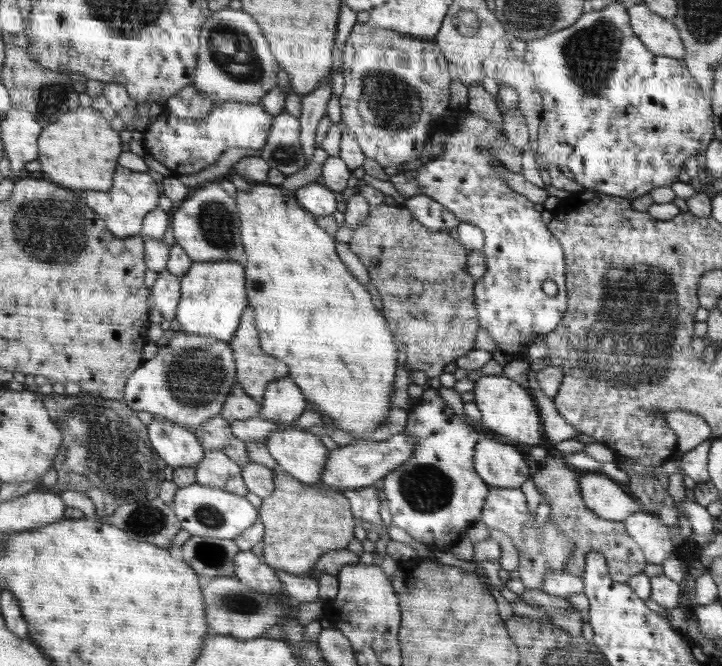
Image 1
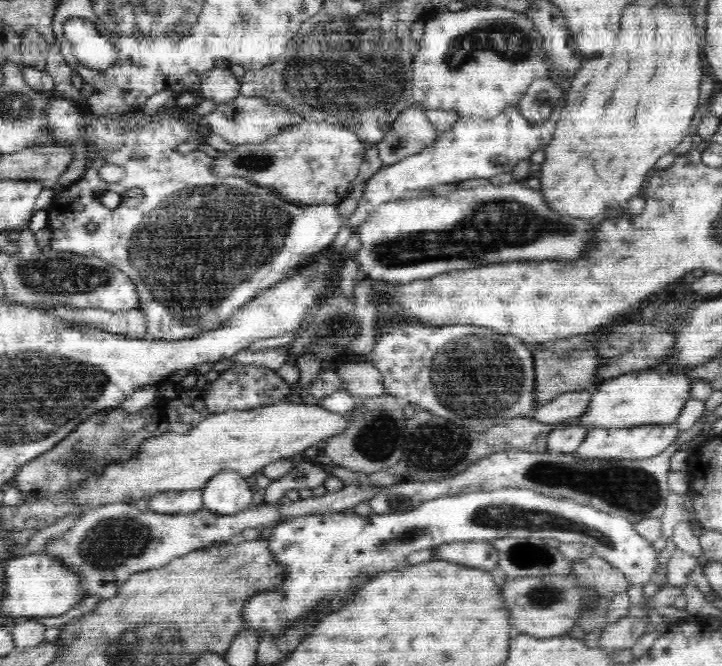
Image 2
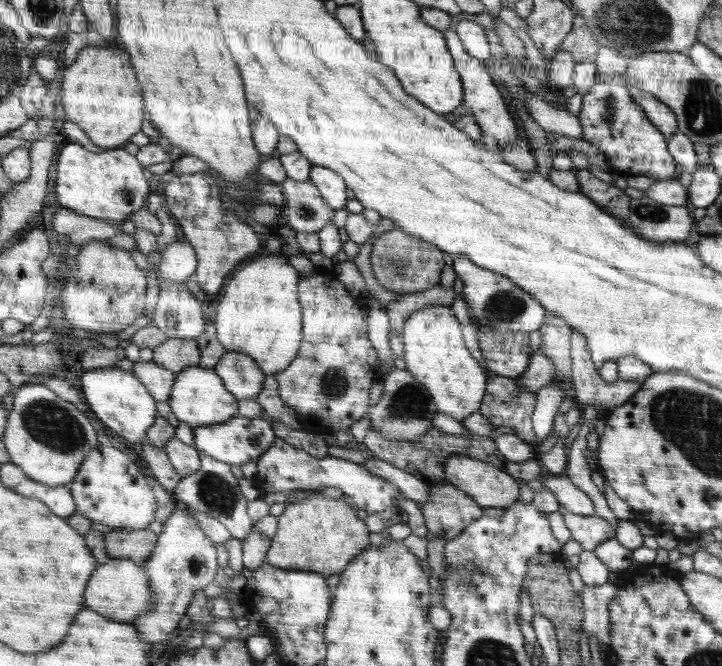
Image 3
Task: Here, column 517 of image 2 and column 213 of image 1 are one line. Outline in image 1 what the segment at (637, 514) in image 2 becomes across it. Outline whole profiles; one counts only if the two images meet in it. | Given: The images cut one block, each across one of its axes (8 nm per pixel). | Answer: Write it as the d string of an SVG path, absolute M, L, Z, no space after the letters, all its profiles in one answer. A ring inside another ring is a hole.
M206 451L203 460L194 467L196 483L202 486L221 488L240 496L248 493L242 478L242 467L222 451Z

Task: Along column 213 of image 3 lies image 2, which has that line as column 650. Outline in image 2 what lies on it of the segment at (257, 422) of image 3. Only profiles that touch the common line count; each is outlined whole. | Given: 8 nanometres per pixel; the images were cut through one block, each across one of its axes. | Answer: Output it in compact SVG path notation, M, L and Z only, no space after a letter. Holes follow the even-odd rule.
M676 423L672 425L598 428L598 430L589 430L585 440L577 447L576 451L571 452L571 456L578 461L647 459L659 455L668 446L678 442L679 435L680 431L678 431Z

